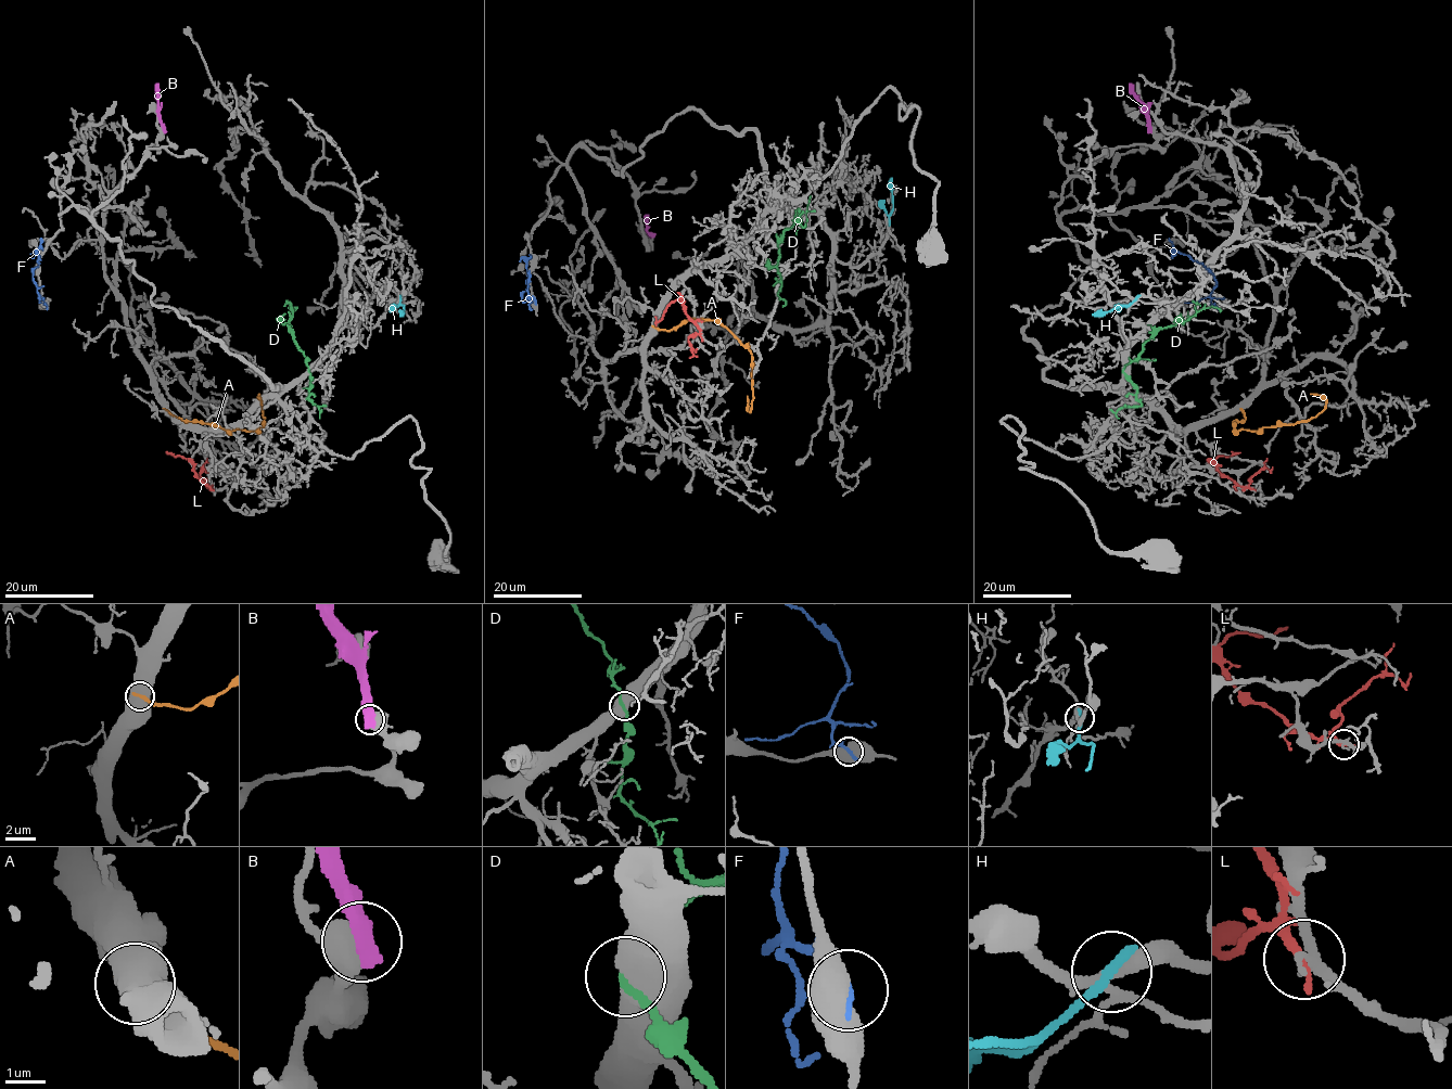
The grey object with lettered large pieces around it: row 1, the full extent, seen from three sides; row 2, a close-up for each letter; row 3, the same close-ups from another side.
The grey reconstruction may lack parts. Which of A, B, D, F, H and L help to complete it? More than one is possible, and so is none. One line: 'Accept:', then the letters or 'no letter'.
Accept: no letter

